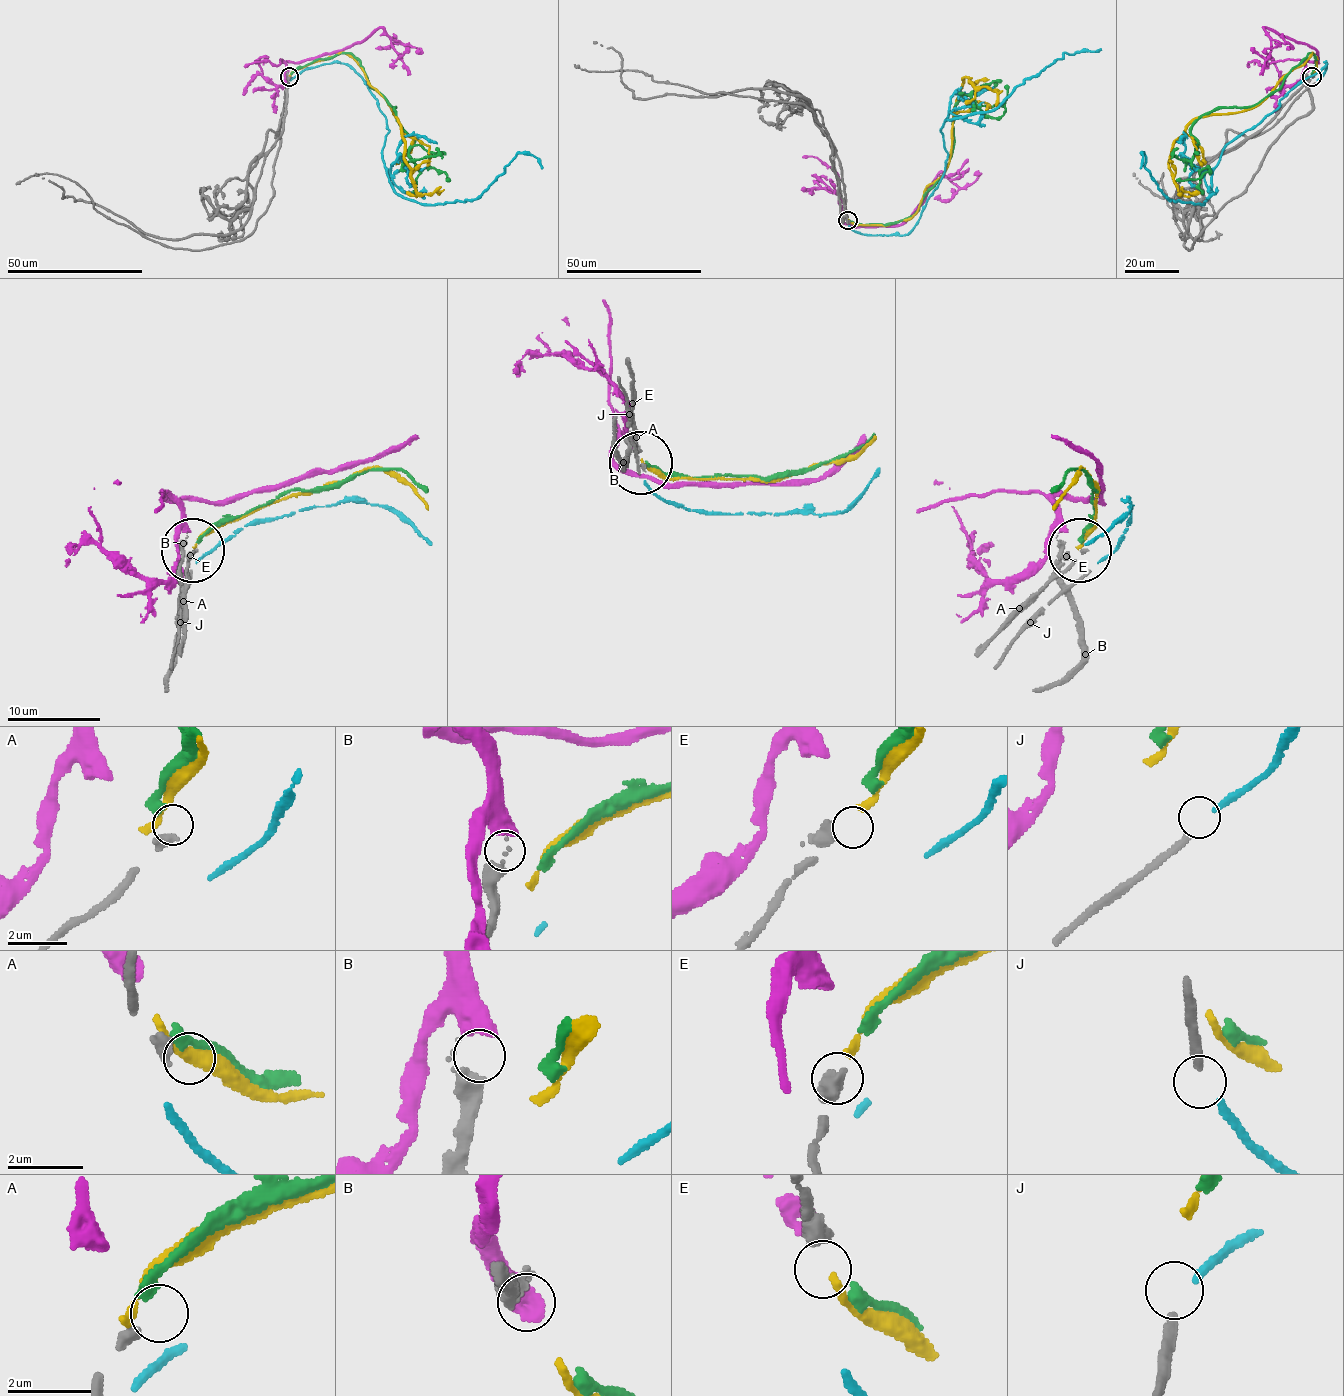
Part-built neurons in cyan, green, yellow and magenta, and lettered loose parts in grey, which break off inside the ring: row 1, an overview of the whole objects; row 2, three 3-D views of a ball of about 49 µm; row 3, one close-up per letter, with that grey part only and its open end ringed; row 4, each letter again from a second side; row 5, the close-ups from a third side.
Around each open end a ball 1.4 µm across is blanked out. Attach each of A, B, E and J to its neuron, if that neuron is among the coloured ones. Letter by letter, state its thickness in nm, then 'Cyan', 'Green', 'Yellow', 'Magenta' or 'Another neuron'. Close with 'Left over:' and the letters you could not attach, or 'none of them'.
A: Thickness 300 nm. Another neuron
B: Thickness 50 nm. Magenta
E: Thickness 320 nm. Yellow
J: Thickness 200 nm. Cyan
Left over: A

